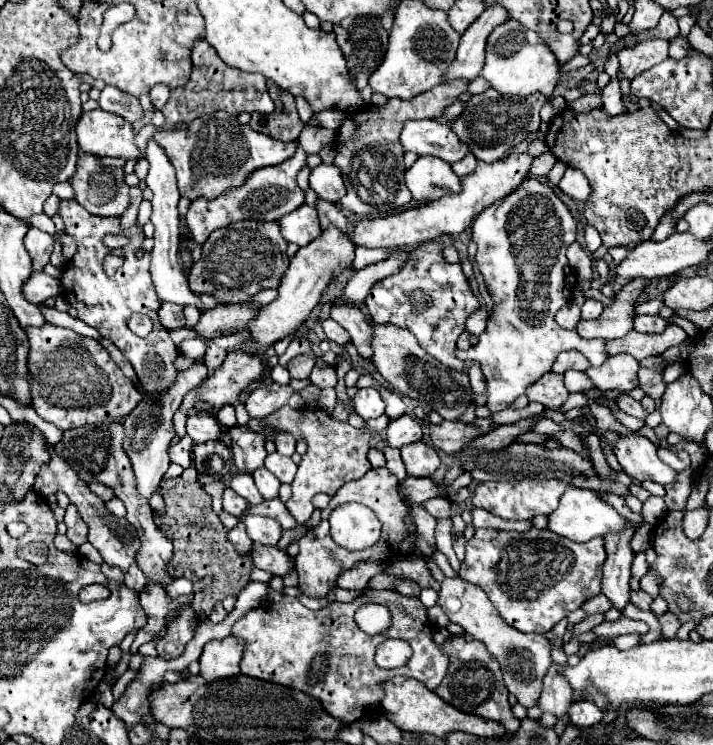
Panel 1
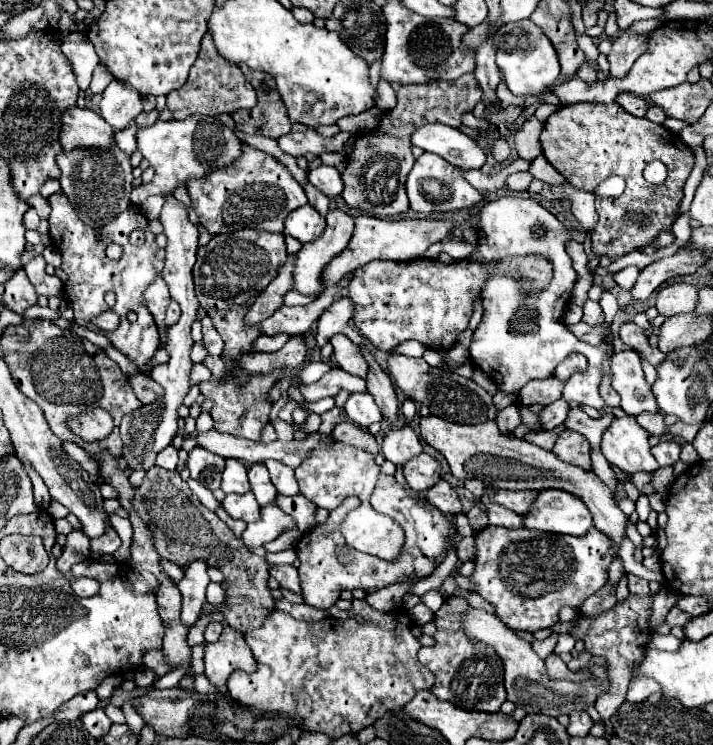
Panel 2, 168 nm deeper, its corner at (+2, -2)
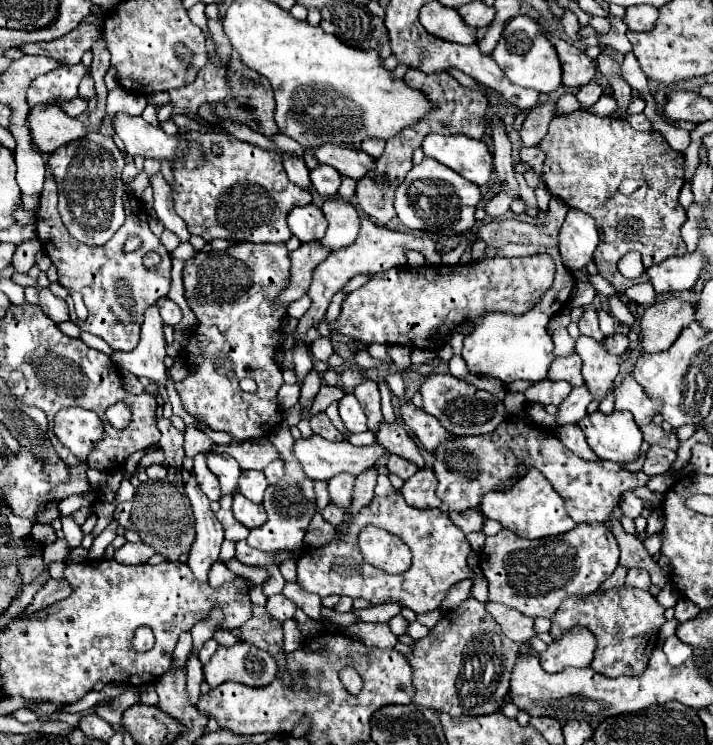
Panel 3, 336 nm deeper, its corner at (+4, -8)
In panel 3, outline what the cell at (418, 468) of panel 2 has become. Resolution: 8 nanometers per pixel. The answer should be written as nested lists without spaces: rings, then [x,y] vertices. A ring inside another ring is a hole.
[[[420,469],[402,485],[400,493],[404,495],[404,501],[414,509],[432,509],[442,505],[442,501],[436,497],[436,477],[432,469]]]

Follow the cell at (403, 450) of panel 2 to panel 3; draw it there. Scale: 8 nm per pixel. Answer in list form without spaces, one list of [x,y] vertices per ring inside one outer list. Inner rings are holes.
[[[390,455],[390,457],[388,457],[388,471],[406,481],[406,479],[410,479],[418,469],[416,469],[416,465],[412,465],[410,461],[406,461],[406,459],[398,457],[398,455]]]

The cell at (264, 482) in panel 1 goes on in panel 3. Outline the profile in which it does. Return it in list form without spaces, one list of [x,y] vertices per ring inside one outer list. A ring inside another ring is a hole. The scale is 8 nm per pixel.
[[[242,471],[238,481],[238,493],[242,493],[252,503],[262,503],[262,495],[268,487],[268,481],[262,471]]]

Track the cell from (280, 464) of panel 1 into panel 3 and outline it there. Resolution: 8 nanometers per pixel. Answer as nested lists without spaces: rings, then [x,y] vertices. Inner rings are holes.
[[[282,459],[272,461],[272,463],[264,469],[264,475],[266,475],[266,479],[268,479],[268,483],[270,483],[270,485],[272,485],[272,483],[276,483],[276,481],[284,475],[284,461],[282,461]]]

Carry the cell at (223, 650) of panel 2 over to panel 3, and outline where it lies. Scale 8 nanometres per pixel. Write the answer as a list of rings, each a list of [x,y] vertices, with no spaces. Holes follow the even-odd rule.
[[[238,641],[232,647],[218,647],[204,665],[204,679],[214,689],[220,683],[236,681],[248,687],[270,685],[276,677],[276,661],[254,645]]]

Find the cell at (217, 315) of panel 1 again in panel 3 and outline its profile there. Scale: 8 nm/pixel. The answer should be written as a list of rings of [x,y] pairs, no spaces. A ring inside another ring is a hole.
[[[320,241],[314,243],[302,243],[296,251],[290,253],[292,269],[290,269],[290,285],[286,291],[280,293],[282,303],[292,303],[300,299],[312,281],[312,269],[316,269],[330,253],[320,245]]]

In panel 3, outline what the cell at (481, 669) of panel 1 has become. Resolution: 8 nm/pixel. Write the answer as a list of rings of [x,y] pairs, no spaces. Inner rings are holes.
[[[474,597],[466,599],[458,609],[446,613],[434,629],[430,629],[428,637],[416,641],[412,645],[412,653],[406,655],[408,663],[412,665],[412,675],[414,675],[414,703],[422,707],[430,707],[440,713],[450,713],[452,717],[460,715],[488,715],[498,711],[504,695],[508,693],[508,683],[510,683],[510,673],[512,665],[516,663],[518,651],[522,645],[530,645],[532,641],[516,643],[508,639],[500,625],[492,619],[492,615],[486,611],[486,607],[476,601]]]

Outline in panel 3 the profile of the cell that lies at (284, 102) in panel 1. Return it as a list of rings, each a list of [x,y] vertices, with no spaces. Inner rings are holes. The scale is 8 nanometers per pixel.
[[[232,51],[230,61],[228,61],[228,83],[232,85],[232,101],[224,101],[220,105],[202,105],[200,113],[196,113],[198,119],[202,121],[210,121],[216,123],[220,119],[234,119],[240,121],[244,125],[248,125],[250,129],[262,133],[262,135],[276,135],[278,127],[274,121],[274,93],[272,87],[268,83],[268,79],[252,69],[248,69],[246,65],[240,63],[238,59],[240,55],[236,51]]]

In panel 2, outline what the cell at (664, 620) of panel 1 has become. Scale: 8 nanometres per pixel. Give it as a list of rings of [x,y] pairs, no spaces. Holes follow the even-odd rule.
[[[674,607],[674,609],[668,613],[668,617],[666,617],[668,627],[684,627],[688,621],[690,621],[690,615],[684,613],[684,611],[680,611],[678,607]]]

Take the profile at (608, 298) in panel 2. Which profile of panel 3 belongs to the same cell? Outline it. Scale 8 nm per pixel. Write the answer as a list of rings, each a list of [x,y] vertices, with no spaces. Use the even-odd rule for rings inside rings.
[[[584,335],[576,339],[574,349],[582,359],[582,375],[586,385],[590,387],[594,399],[602,401],[606,397],[606,391],[612,387],[614,377],[618,375],[618,357],[610,355],[602,343]]]

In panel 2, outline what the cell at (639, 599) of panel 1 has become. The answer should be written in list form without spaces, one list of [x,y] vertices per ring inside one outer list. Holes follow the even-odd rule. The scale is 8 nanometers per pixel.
[[[628,575],[628,589],[632,595],[638,597],[650,597],[650,589],[648,589],[648,581],[640,579],[636,575]]]

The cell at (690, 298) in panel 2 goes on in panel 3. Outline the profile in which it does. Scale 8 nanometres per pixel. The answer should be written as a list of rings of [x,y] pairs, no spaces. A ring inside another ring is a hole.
[[[680,299],[650,305],[640,319],[640,345],[644,353],[668,349],[680,331],[694,321],[694,307]]]

